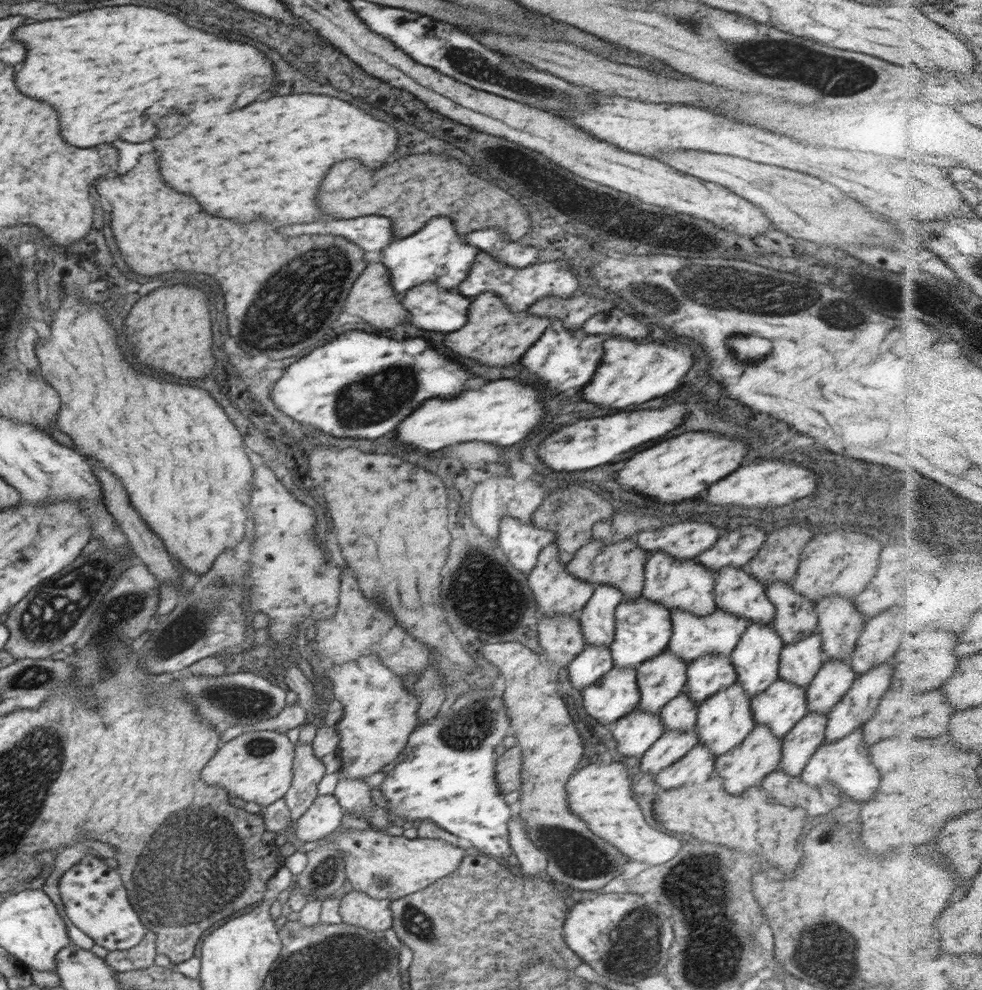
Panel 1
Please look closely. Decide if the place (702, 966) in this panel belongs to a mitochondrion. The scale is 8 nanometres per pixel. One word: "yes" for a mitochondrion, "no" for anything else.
yes

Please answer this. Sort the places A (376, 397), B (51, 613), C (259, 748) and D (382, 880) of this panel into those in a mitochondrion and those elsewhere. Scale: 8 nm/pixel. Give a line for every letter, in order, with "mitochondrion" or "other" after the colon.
A: mitochondrion
B: mitochondrion
C: mitochondrion
D: mitochondrion

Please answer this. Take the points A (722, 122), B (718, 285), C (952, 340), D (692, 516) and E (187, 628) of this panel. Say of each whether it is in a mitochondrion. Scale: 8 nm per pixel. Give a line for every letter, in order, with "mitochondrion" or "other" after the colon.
A: other
B: mitochondrion
C: other
D: other
E: mitochondrion

